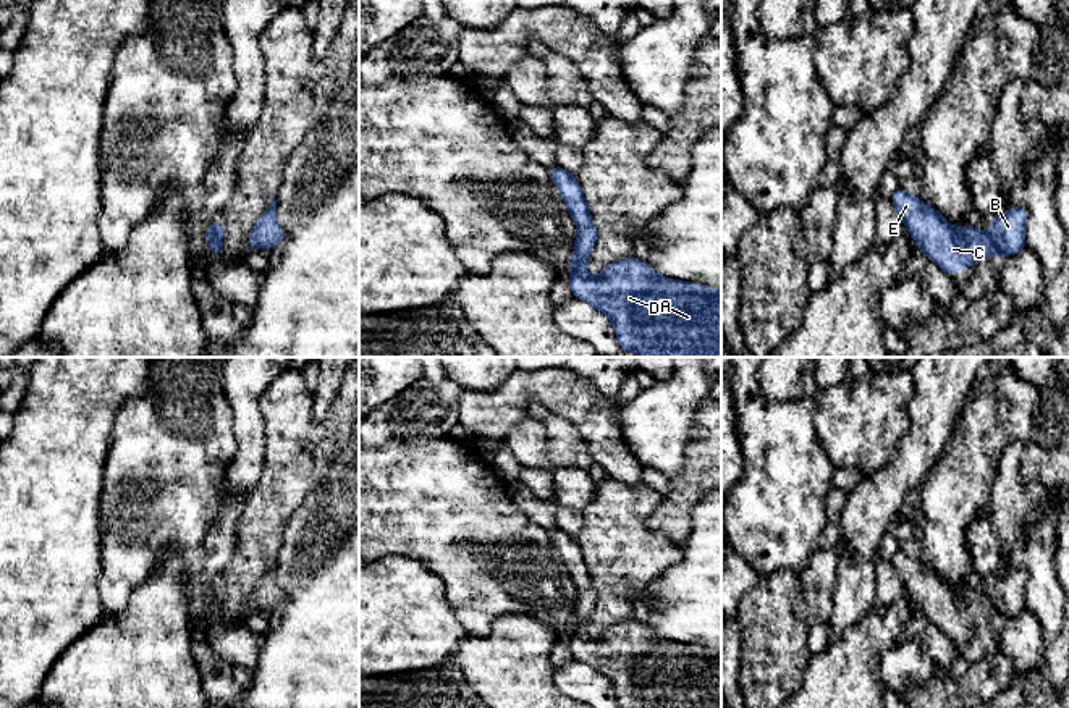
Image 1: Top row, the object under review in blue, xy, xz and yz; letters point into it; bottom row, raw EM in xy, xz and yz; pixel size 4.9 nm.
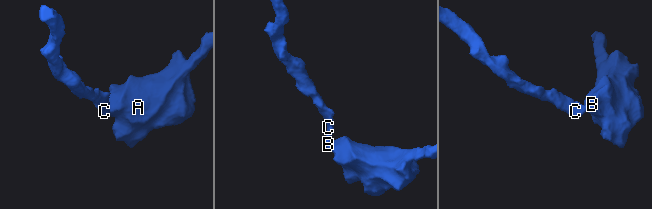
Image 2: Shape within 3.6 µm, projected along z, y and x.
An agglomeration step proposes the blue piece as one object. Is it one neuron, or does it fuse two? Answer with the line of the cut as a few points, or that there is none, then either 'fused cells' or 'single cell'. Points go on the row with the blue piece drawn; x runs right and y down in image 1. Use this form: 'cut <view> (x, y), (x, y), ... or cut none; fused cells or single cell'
cut yz (985, 233), (993, 251); fused cells

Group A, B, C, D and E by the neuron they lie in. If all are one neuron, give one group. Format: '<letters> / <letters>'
A B D / C E

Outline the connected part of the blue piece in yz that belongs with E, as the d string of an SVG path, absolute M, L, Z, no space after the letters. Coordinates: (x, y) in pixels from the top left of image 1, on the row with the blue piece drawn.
M901 188L893 192L891 200L922 254L951 278L956 268L975 267L993 252L987 233L970 225L953 228L940 212Z

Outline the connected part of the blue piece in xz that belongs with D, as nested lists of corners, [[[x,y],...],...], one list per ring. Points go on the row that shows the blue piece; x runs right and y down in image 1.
[[[632,255],[610,263],[598,276],[590,276],[585,263],[568,267],[573,296],[613,322],[619,349],[640,357],[721,357],[721,291],[661,276]]]

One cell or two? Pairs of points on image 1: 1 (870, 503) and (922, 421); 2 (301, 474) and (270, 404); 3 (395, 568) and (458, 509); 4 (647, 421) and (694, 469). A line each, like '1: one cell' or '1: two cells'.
1: one cell
2: one cell
3: two cells
4: two cells

